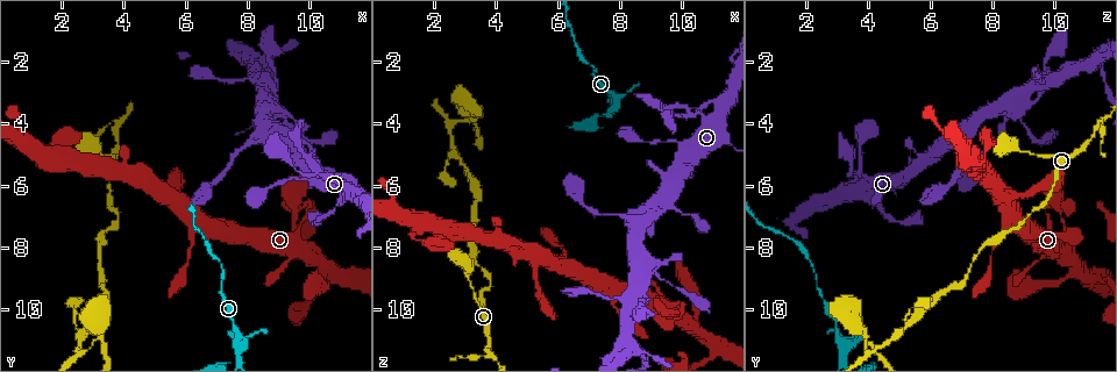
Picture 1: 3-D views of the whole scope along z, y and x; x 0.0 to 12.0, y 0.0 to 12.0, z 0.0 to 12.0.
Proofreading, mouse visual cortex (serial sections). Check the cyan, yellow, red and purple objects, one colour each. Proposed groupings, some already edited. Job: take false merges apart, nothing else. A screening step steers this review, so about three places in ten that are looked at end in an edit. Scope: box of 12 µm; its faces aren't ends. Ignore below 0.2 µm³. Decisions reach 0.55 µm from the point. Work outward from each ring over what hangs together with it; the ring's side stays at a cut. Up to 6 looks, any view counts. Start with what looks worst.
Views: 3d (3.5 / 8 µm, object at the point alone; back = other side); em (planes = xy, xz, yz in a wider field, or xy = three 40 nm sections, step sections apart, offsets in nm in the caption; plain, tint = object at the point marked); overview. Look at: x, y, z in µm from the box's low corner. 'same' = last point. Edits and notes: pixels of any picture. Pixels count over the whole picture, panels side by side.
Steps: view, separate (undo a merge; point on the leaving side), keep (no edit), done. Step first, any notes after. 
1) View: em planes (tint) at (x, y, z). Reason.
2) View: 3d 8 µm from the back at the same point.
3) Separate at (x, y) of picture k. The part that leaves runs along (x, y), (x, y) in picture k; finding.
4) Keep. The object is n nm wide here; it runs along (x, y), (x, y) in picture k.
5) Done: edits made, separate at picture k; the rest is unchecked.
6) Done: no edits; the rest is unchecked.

View: 3d 3.5 µm at (3.1, 10.9, 3.9). Thin arm on a thick one.

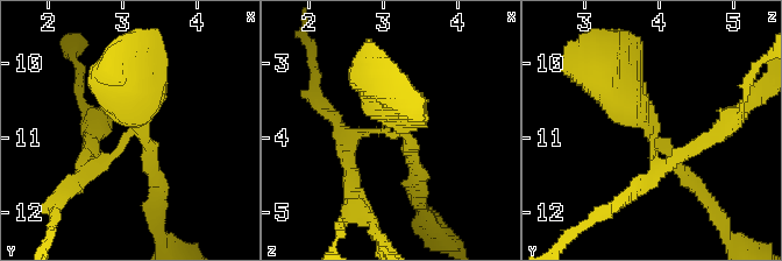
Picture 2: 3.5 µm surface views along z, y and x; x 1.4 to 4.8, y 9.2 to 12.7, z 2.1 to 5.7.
Separate at (631, 105) of picture 2. The arms are 200, 200, 600 nm wide; the part that leaves runs along (658, 132), (597, 71), (580, 63) in picture 2; a second cell is stuck on.

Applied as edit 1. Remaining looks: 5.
View: overview. See it whole again.

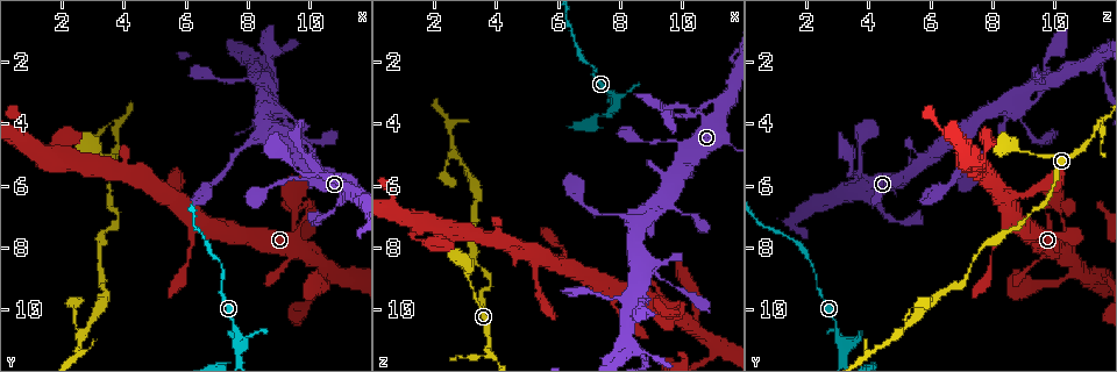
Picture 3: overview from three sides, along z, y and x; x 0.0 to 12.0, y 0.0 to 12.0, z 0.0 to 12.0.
View: 3d 8 µm at (3.7, 4.1, 11.4). Sharp bend.

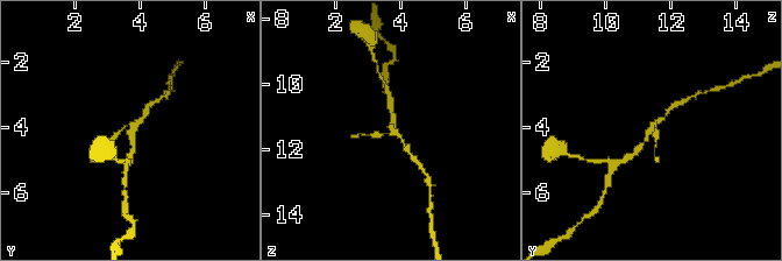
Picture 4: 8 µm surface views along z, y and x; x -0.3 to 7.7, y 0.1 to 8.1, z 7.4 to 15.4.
View: 3d 3.5 µm at (3.8, 4.0, 11.3).

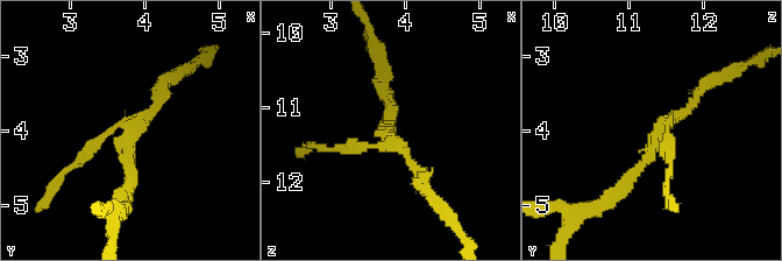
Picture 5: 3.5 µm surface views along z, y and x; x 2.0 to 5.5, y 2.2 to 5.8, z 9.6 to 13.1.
View: em xy step 3 (tint) at (3.80, 4.05, 11.40). Need the tissue.

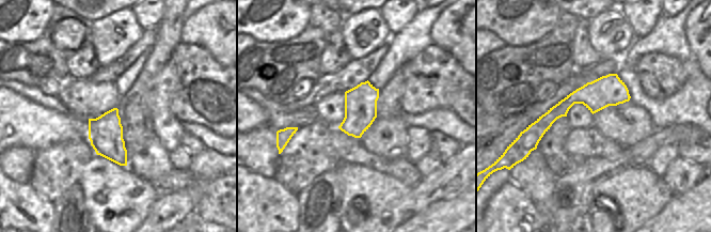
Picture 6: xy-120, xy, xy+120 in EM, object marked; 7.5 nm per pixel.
Keep. It runs along (623, 88), (571, 98), (534, 144) in picture 6; continuous, no second cell.

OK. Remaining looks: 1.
Done: edits made, separate at picture 2; the rest is unchecked.

